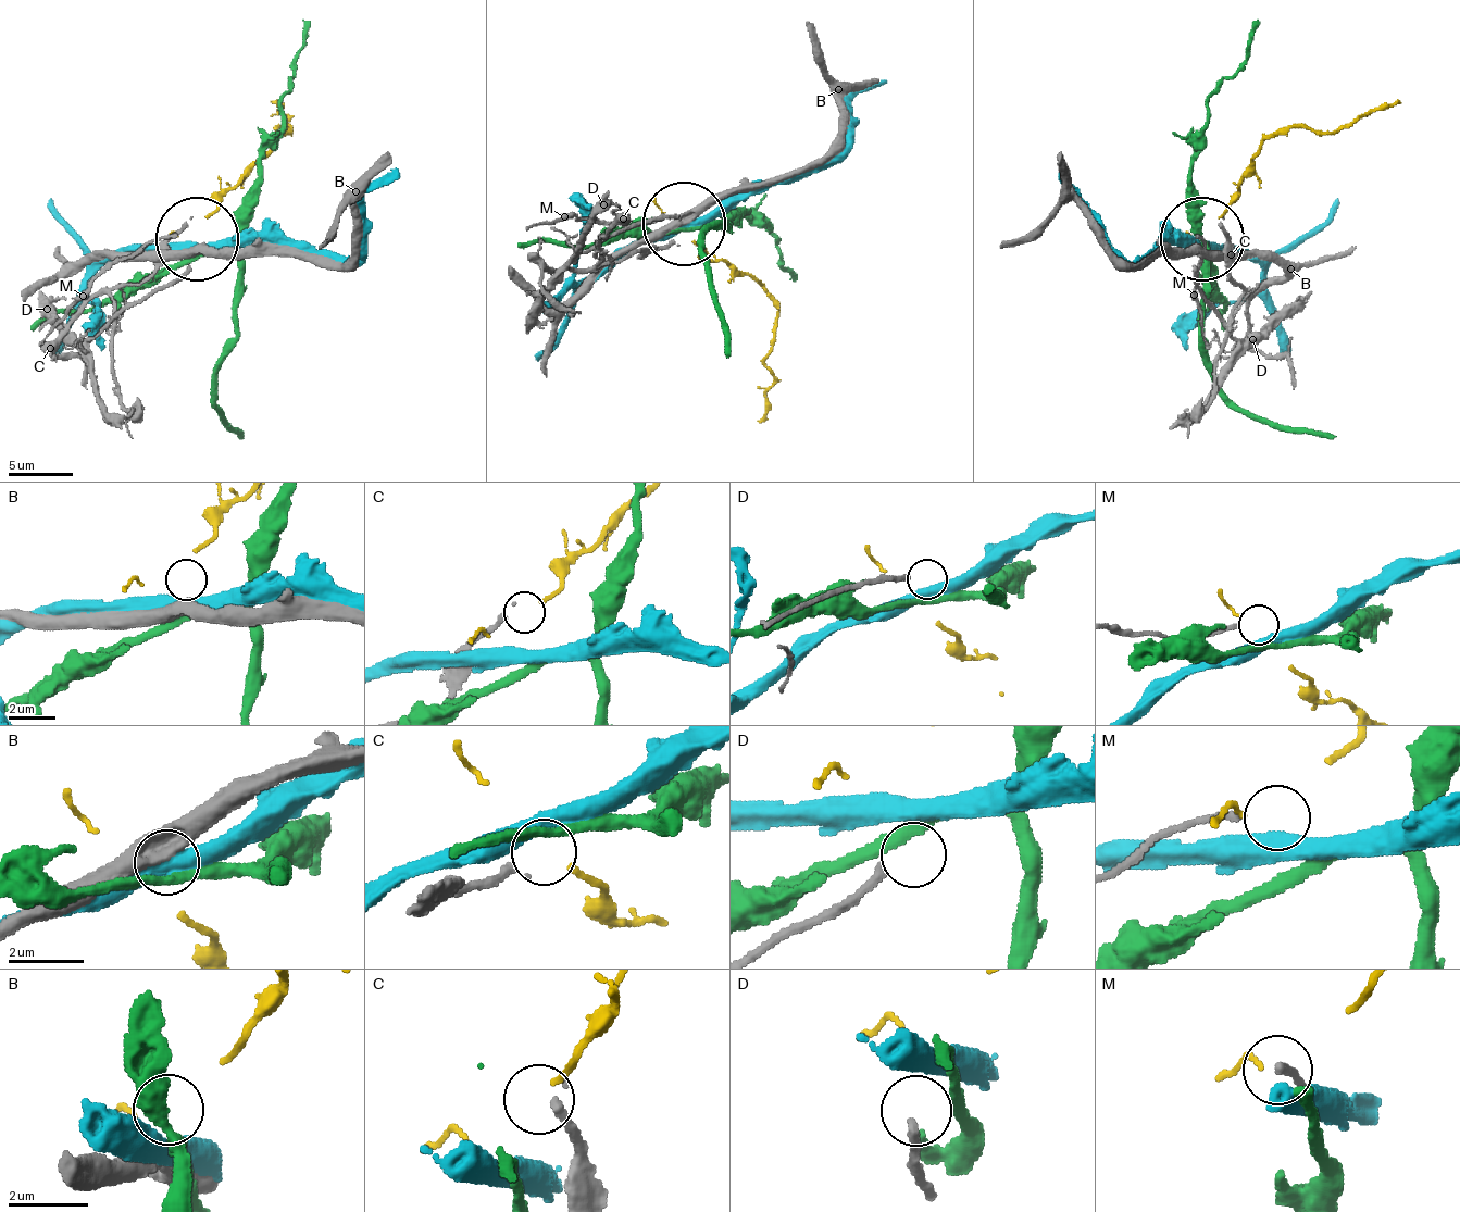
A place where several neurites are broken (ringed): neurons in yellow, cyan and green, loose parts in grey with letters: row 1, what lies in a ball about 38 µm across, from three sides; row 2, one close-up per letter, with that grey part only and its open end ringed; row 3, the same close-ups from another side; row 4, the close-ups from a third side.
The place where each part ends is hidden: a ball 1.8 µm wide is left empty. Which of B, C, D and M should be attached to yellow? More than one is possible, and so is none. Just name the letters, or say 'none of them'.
M

